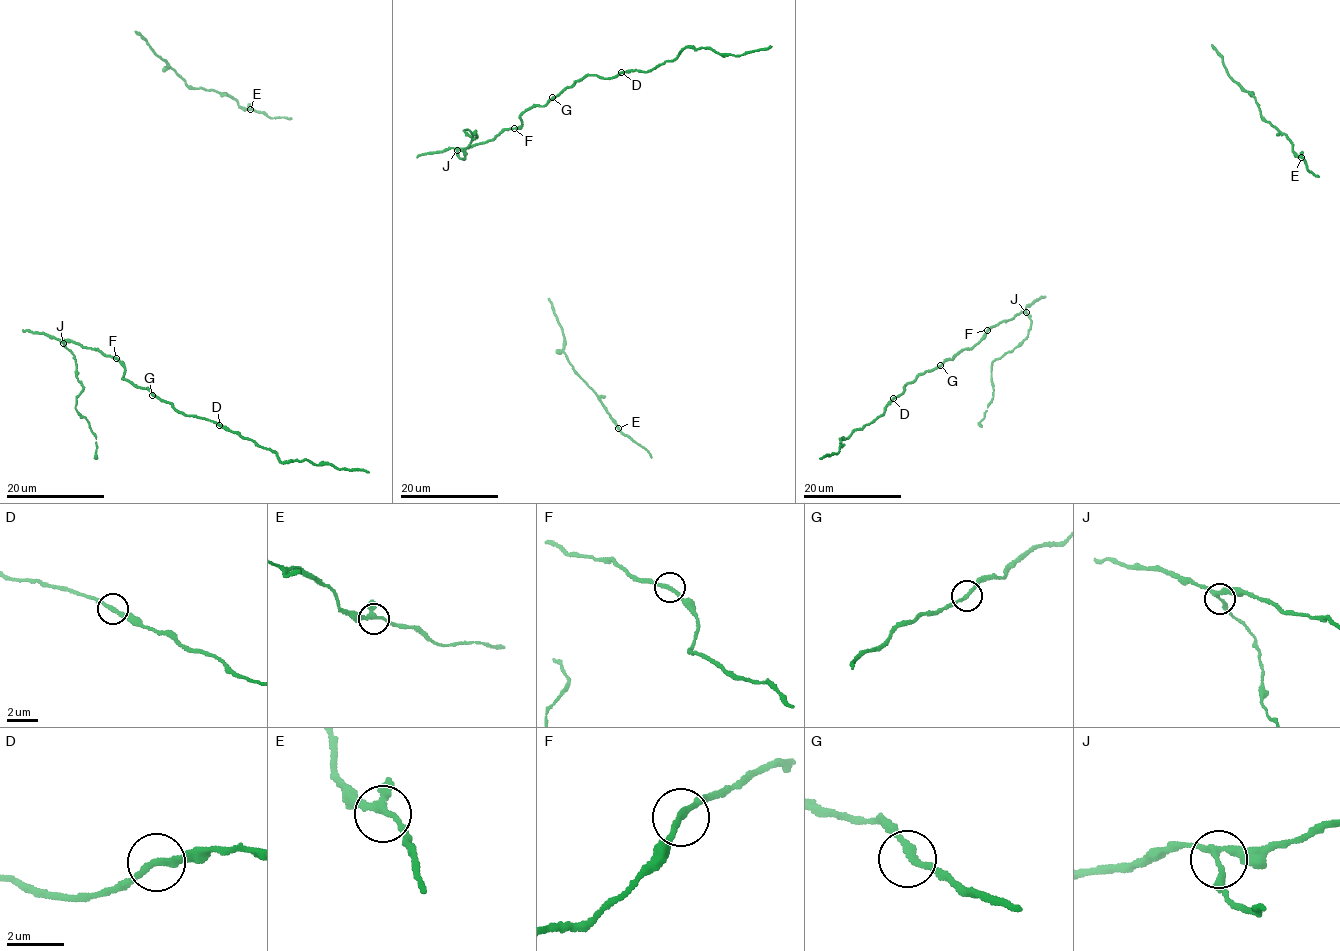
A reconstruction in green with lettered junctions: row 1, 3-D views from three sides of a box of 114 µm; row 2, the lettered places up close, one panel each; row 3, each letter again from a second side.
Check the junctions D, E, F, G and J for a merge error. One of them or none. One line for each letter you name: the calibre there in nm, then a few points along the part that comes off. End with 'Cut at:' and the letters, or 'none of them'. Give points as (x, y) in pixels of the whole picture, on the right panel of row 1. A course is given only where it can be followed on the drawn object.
Cut at: none of them

